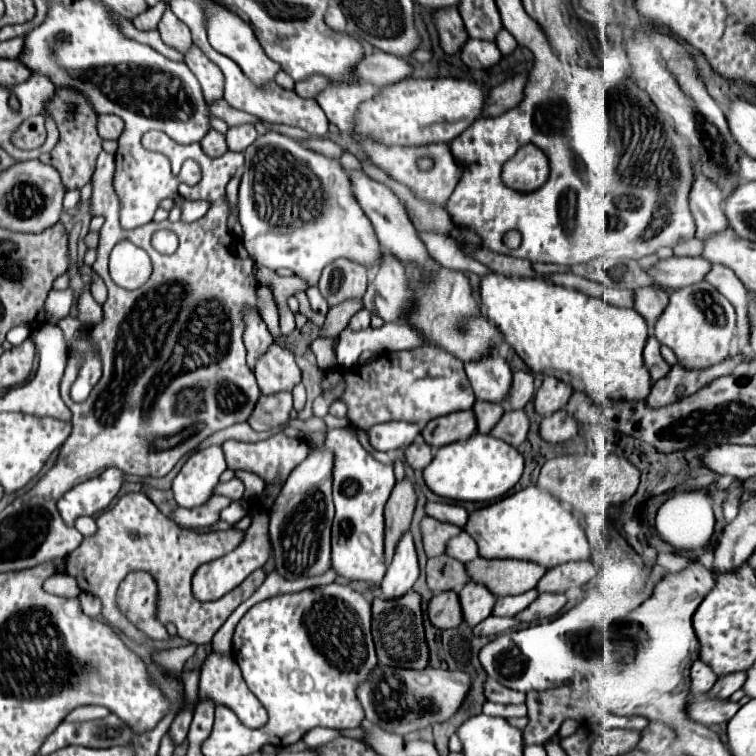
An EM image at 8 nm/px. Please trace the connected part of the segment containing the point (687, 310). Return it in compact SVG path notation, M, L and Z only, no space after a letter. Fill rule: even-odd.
M702 281L690 287L674 289L668 295L668 305L652 325L652 335L662 345L668 345L684 367L702 369L720 363L728 357L734 325L736 325L736 313L732 303L724 295L720 295L710 283Z

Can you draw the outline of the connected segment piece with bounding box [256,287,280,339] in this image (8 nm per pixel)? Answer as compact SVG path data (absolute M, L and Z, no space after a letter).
M258 287L256 297L258 297L260 315L262 315L264 323L268 325L272 337L276 339L276 335L280 335L280 329L278 329L278 311L276 311L276 303L272 299L272 291L268 287Z

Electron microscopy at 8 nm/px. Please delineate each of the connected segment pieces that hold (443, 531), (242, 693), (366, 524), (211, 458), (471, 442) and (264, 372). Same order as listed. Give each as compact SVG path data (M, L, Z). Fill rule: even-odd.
M432 517L422 519L422 535L424 535L424 549L428 557L440 557L446 553L446 543L456 537L462 529L450 523L436 521Z
M212 651L212 653L210 653L210 659L206 659L204 665L201 666L198 699L196 703L192 705L192 711L195 711L200 701L207 698L212 699L216 705L222 703L222 705L230 707L230 709L238 715L238 719L242 719L242 723L244 723L246 727L258 729L258 727L266 725L266 719L268 719L266 709L262 707L262 703L258 703L258 699L254 697L254 693L246 687L242 675L240 675L240 667L236 665L236 661L234 661L230 655Z
M330 429L326 447L334 453L334 505L332 565L338 575L352 581L380 583L386 573L384 557L384 505L396 483L392 465L378 463L358 443L350 429Z
M212 445L192 453L178 471L178 475L174 477L172 483L174 501L180 507L188 509L204 505L214 495L214 489L224 471L226 461L222 447Z
M472 435L466 441L444 445L424 469L426 485L440 497L454 501L494 501L504 497L522 477L524 457L518 449L492 435Z
M272 343L266 353L258 357L254 373L264 395L292 391L294 385L300 381L300 369L294 361L294 355L278 343Z

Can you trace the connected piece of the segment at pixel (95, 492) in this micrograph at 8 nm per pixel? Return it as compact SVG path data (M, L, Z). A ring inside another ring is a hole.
M106 469L90 483L84 483L80 487L66 491L56 503L64 523L68 527L74 527L78 517L96 515L104 511L120 491L122 479L124 479L124 473L120 469Z

